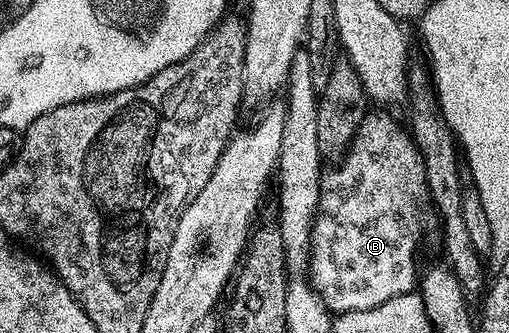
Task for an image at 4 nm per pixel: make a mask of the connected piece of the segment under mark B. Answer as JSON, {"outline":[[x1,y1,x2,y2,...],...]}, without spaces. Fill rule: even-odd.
{"outline":[[369,112,360,124,360,129,356,133,356,138,352,141,352,144,349,145,348,152,340,158,335,167,329,169,332,170,329,173,327,170,320,178,320,207,316,215,316,221,312,224,312,244,310,246,310,260,307,272,312,288,324,300,324,306,328,308,328,312,339,315,350,311,366,311,378,307,398,295,413,292,418,285,416,252,420,249,420,204,423,201,425,203,429,194,423,156,413,141,411,132,405,126,403,129,394,118,387,117,384,113]]}

